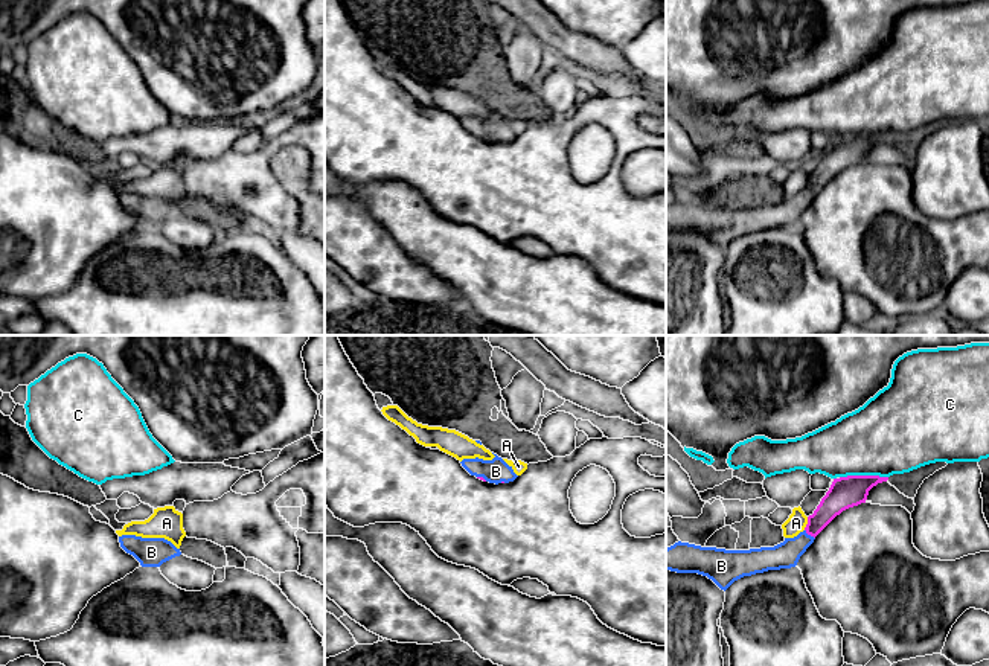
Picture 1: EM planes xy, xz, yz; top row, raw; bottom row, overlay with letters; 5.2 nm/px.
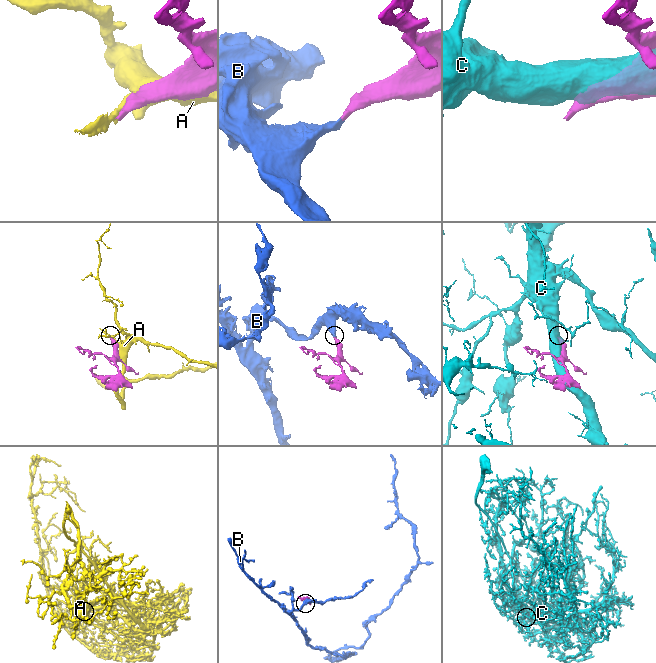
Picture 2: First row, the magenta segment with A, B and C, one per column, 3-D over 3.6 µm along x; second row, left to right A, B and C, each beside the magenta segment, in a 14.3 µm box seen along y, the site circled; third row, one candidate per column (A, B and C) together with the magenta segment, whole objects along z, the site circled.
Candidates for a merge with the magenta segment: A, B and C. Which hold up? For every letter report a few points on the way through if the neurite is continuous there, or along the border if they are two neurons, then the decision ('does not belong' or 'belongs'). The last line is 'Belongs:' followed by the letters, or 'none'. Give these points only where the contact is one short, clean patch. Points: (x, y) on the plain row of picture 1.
A: does not belong
B: across yz (840, 156), (809, 192), (785, 214) | belongs
C: does not belong
Belongs: B

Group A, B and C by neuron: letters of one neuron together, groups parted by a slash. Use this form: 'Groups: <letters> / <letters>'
Groups: A / B / C

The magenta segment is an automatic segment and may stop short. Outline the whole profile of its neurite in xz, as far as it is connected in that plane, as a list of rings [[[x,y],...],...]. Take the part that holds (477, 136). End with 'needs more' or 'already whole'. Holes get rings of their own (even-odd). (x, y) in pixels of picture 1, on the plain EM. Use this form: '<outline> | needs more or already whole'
[[[494,113],[492,119],[483,117],[463,117],[462,125],[477,137],[489,142],[509,142],[514,140],[518,134],[514,131],[512,125],[509,125],[501,116]]] | needs more

